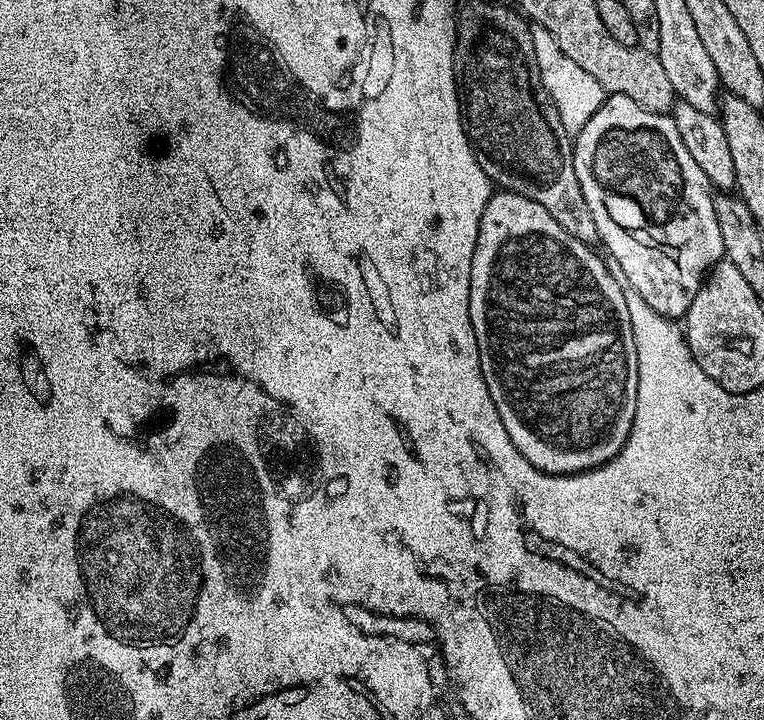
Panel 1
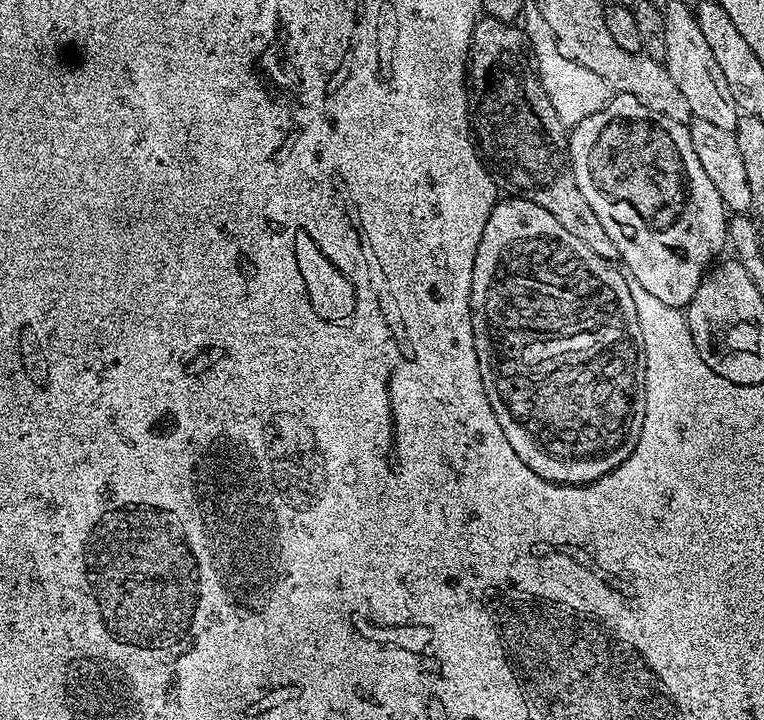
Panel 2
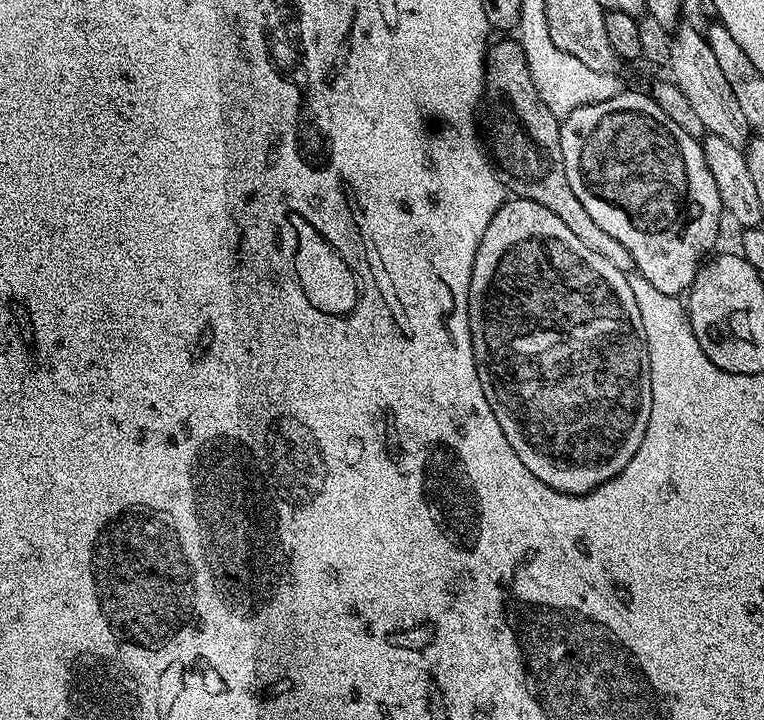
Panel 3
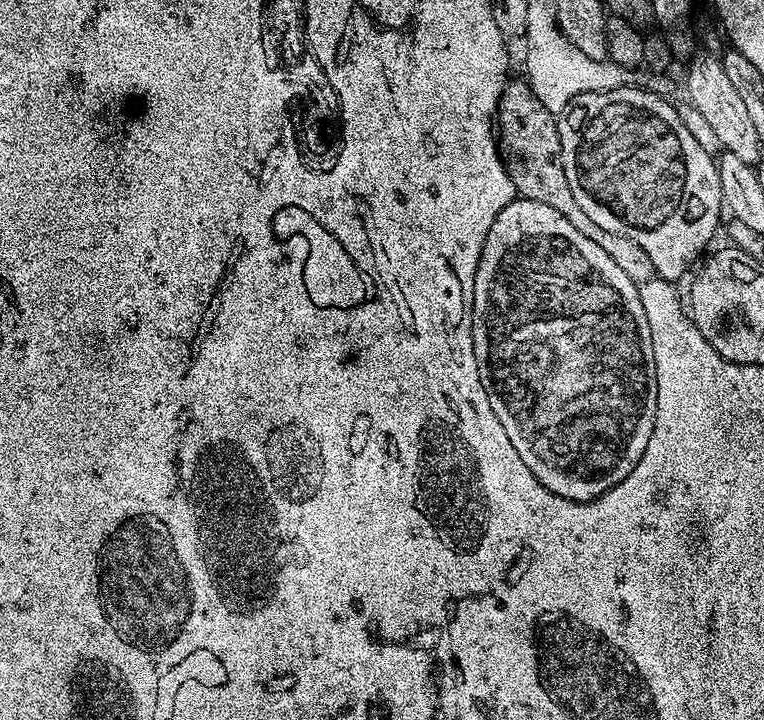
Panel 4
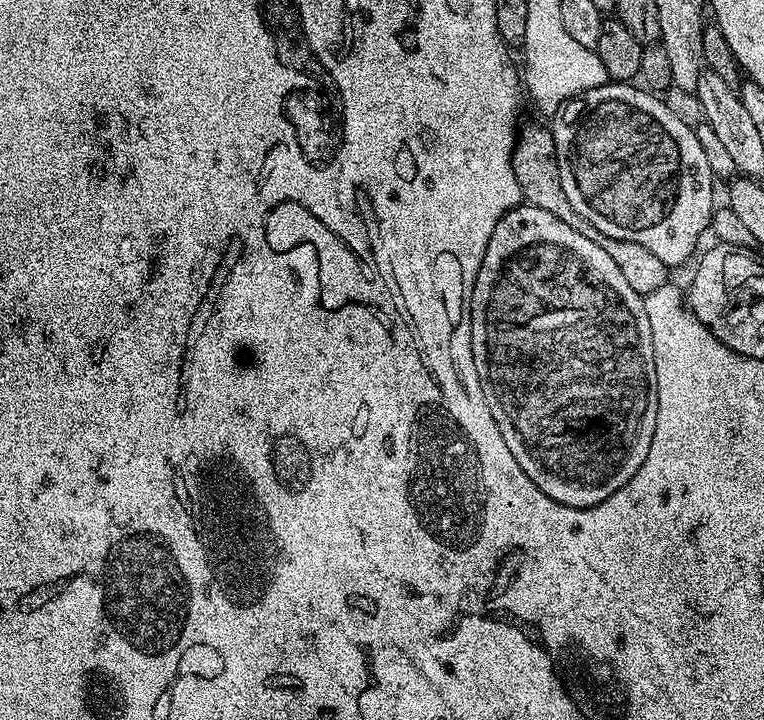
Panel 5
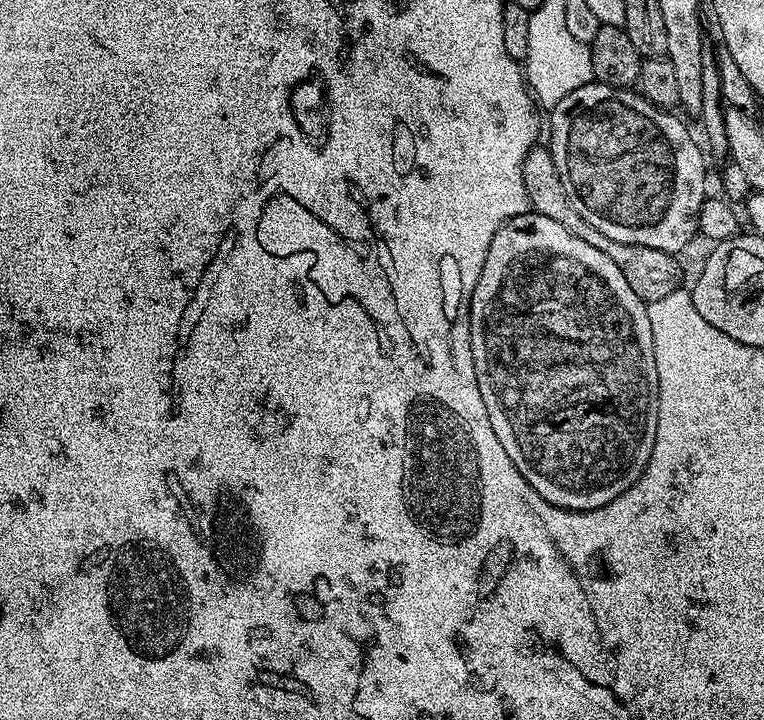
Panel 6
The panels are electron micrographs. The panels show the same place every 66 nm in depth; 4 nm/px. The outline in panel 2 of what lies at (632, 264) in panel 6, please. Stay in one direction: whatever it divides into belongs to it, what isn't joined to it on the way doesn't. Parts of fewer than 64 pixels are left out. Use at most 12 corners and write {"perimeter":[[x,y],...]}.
{"perimeter":[[484,14],[466,65],[493,177],[609,262],[523,27]]}

